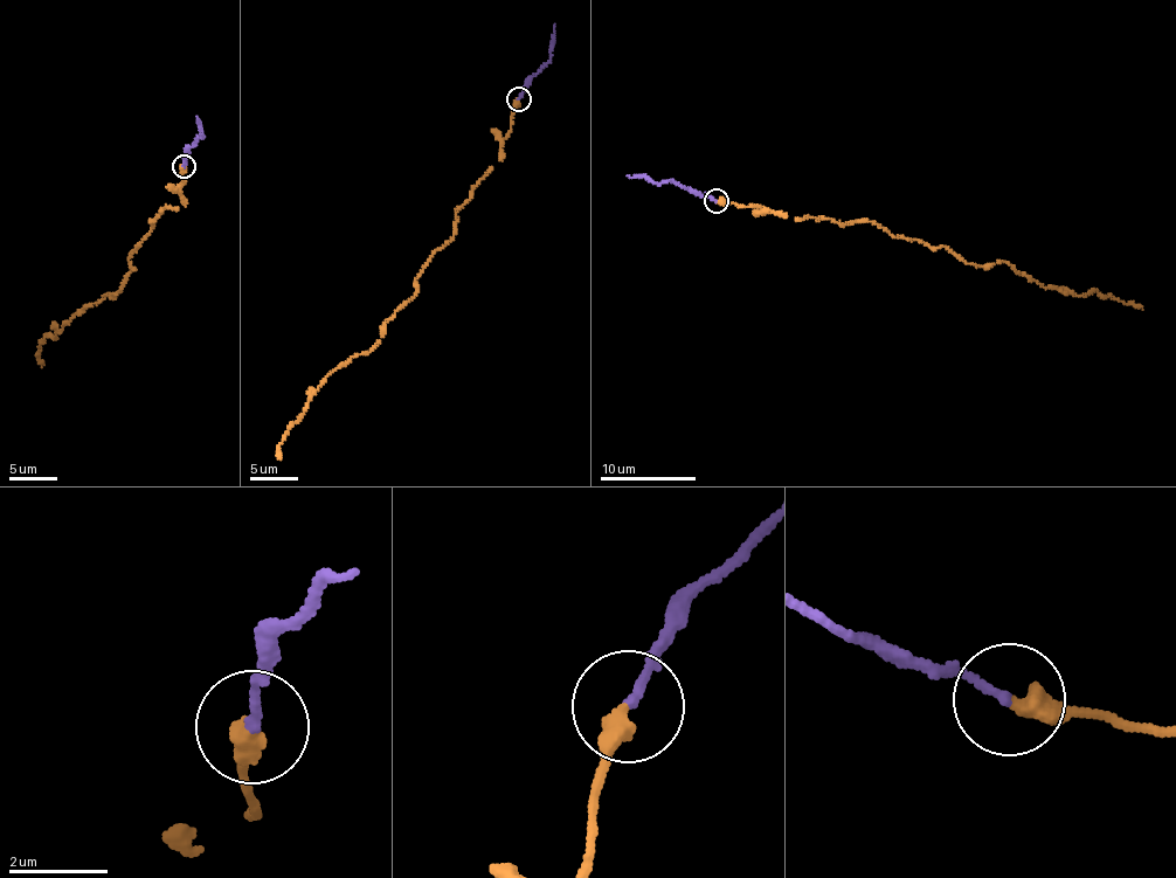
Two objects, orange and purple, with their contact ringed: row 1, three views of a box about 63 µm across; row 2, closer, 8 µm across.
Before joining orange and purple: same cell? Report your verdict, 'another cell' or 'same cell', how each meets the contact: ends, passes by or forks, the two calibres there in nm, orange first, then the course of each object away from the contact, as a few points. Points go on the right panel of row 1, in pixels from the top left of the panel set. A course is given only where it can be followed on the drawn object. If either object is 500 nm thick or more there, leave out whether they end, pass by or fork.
same cell; orange ends; purple ends; calibres 440 and 170 nm; course orange (716, 200), (872, 221), (892, 236), (946, 246), (968, 263), (1005, 262), (1045, 287), (1098, 292), (1142, 310); course purple (716, 200), (696, 195), (673, 182), (627, 175)

